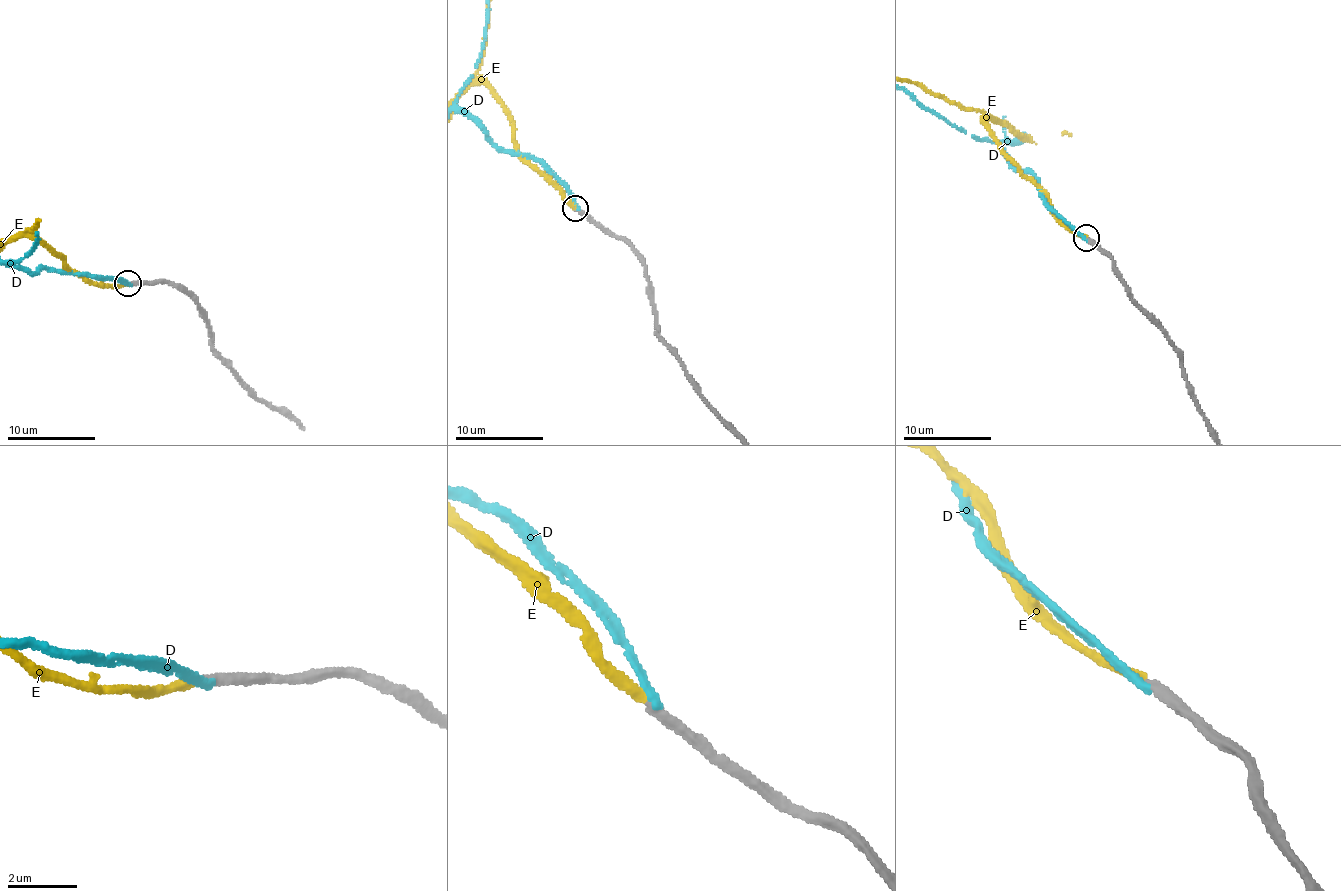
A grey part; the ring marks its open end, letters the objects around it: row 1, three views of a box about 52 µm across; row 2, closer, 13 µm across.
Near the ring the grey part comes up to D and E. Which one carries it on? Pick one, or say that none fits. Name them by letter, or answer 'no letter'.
E

